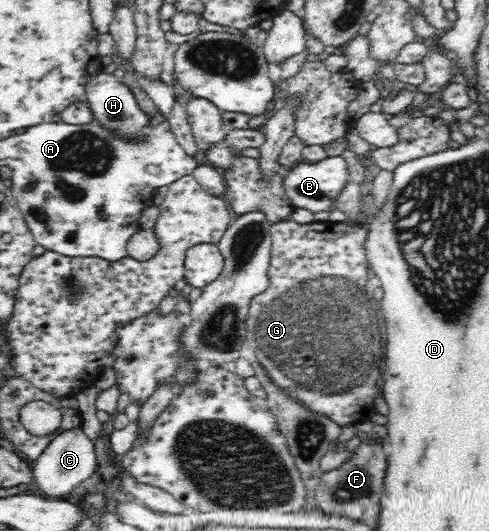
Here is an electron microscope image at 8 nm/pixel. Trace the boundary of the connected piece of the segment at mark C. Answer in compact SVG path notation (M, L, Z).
M76 427L76 429L57 435L35 459L31 472L38 491L42 491L49 497L60 498L66 493L72 493L80 481L92 477L97 465L95 443L82 432L81 427Z

